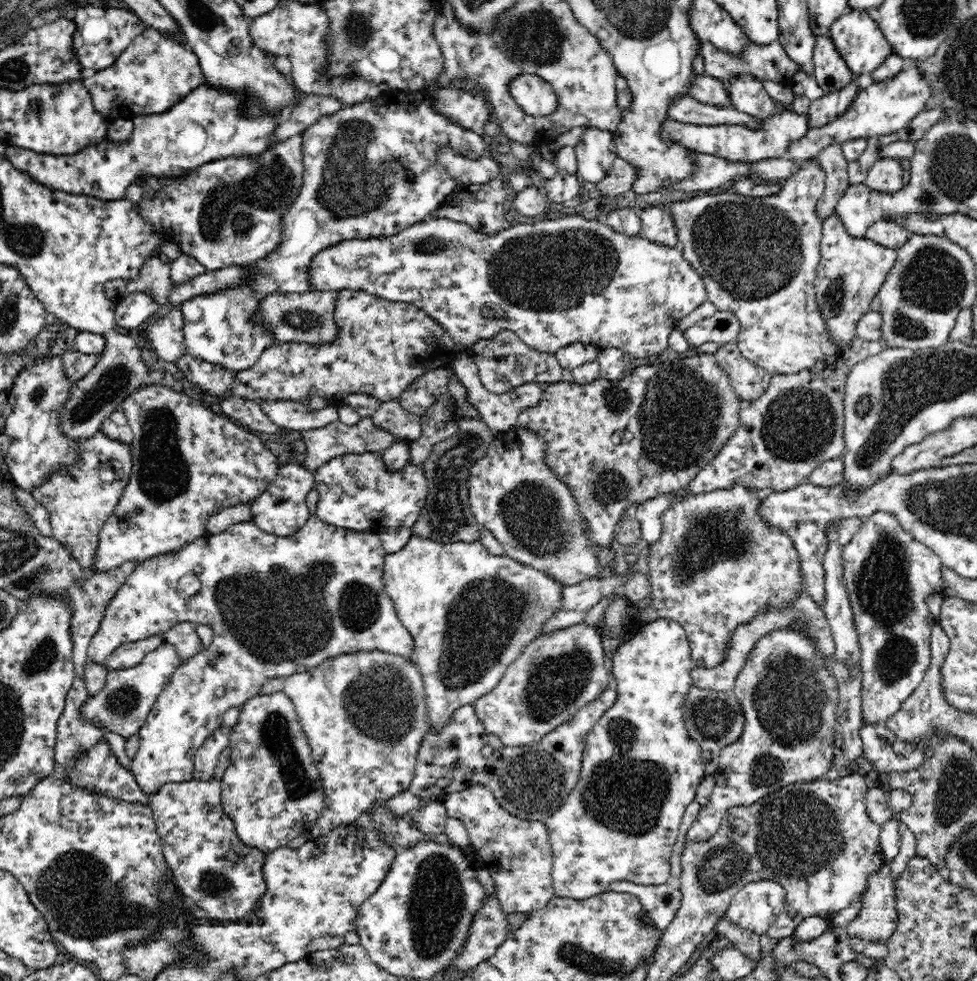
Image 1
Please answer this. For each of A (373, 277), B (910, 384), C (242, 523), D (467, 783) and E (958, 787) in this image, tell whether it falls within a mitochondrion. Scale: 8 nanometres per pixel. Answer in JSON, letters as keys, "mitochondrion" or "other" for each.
{"A":"other","B":"mitochondrion","C":"other","D":"other","E":"mitochondrion"}

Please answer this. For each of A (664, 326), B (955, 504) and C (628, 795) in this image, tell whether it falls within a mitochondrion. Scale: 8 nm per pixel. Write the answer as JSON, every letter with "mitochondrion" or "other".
{"A":"other","B":"mitochondrion","C":"mitochondrion"}

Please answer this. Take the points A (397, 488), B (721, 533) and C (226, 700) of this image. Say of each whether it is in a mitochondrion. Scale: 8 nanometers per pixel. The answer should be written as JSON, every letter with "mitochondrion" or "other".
{"A":"other","B":"mitochondrion","C":"other"}

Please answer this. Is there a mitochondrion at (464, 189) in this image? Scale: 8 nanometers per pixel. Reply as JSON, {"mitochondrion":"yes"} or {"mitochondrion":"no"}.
{"mitochondrion":"no"}

